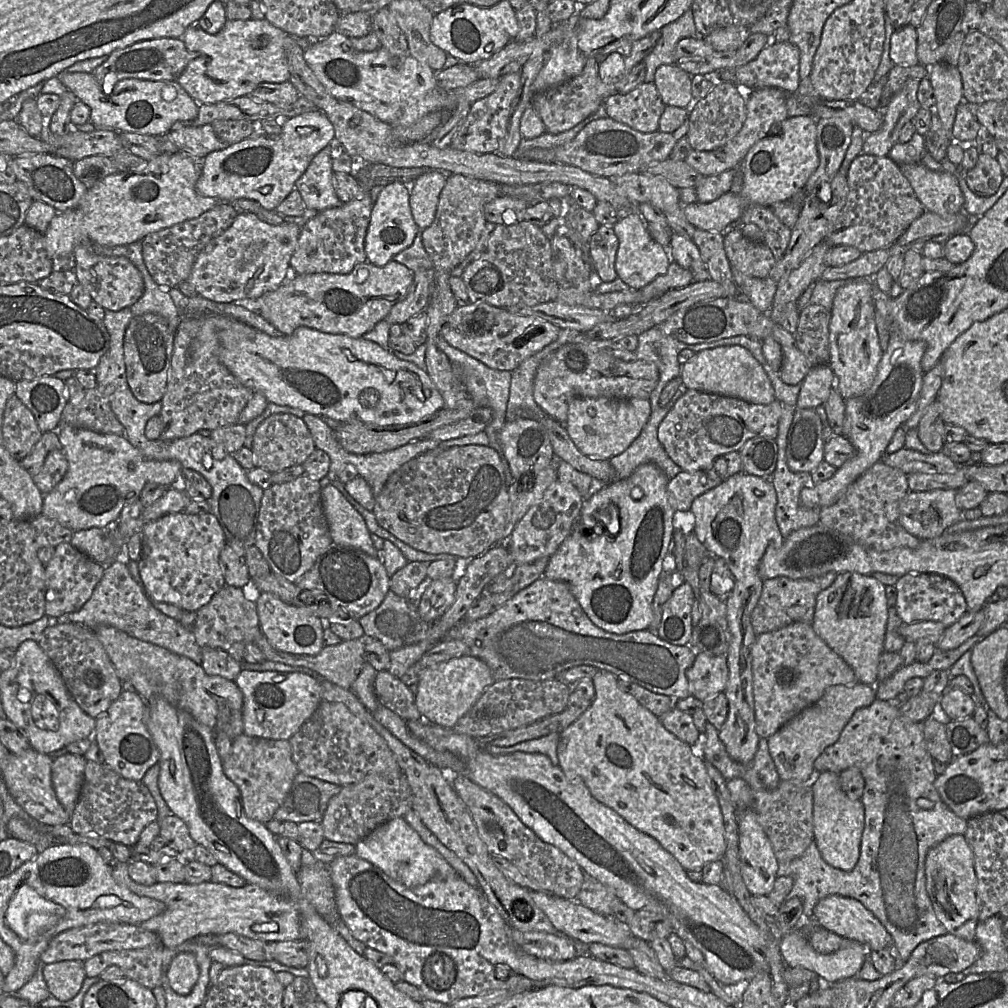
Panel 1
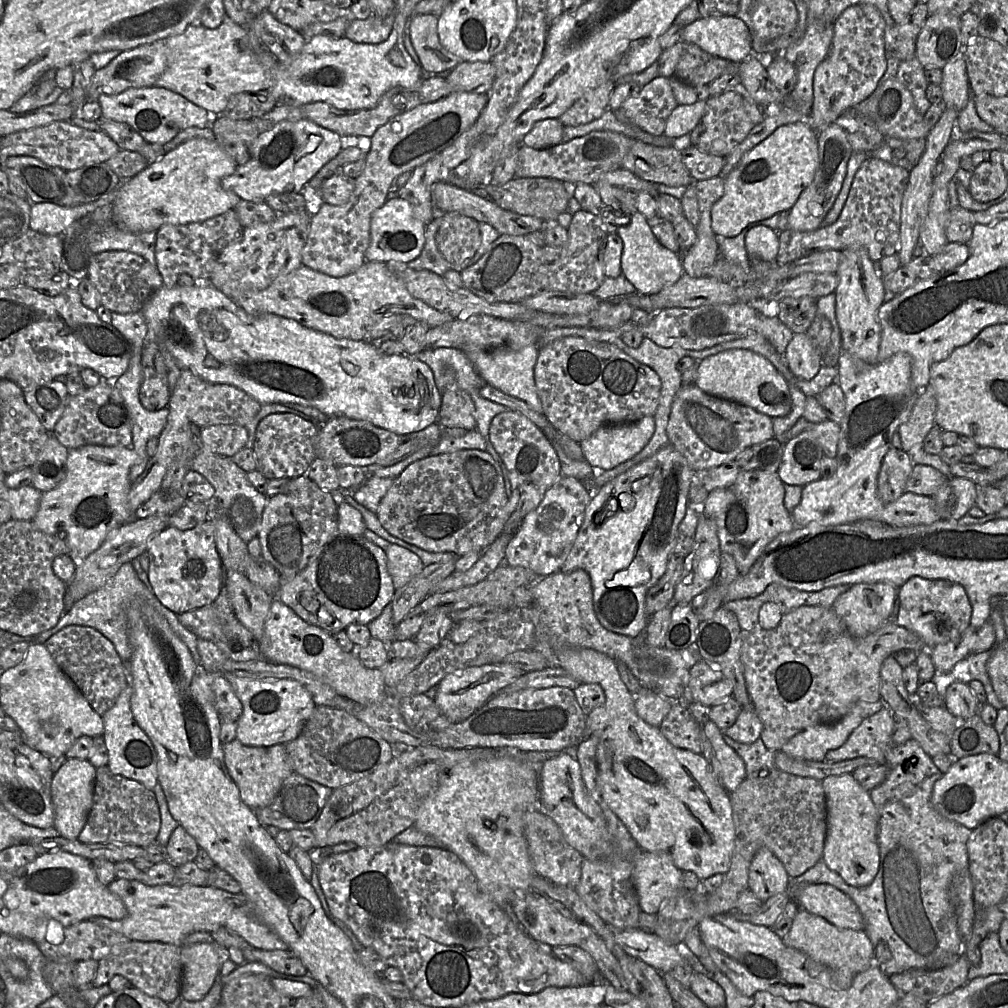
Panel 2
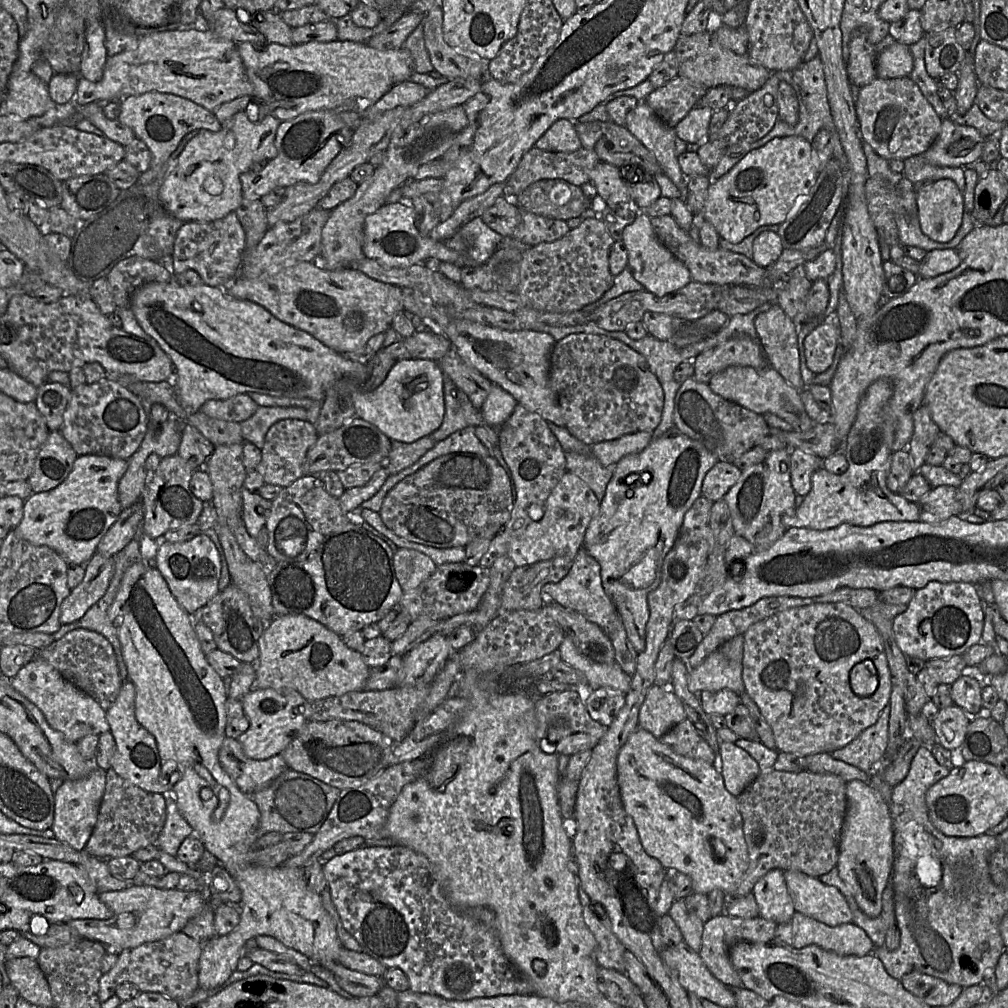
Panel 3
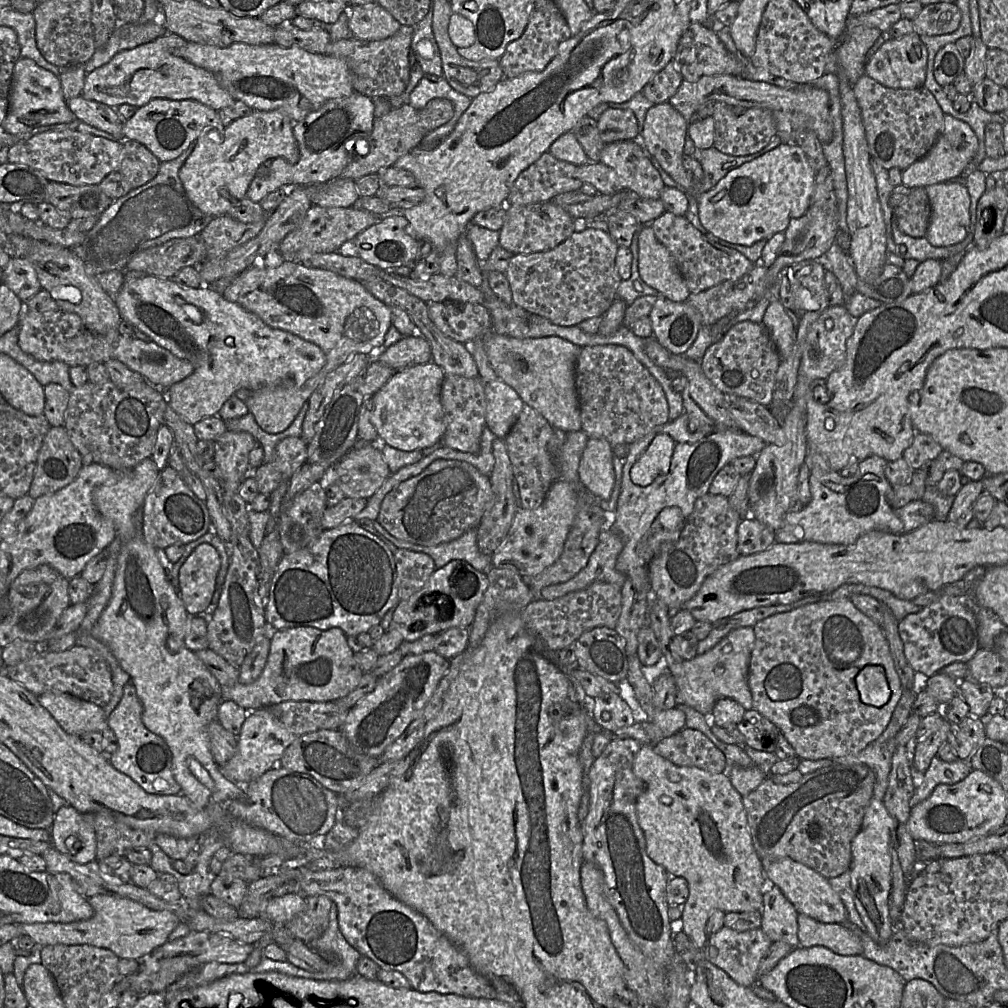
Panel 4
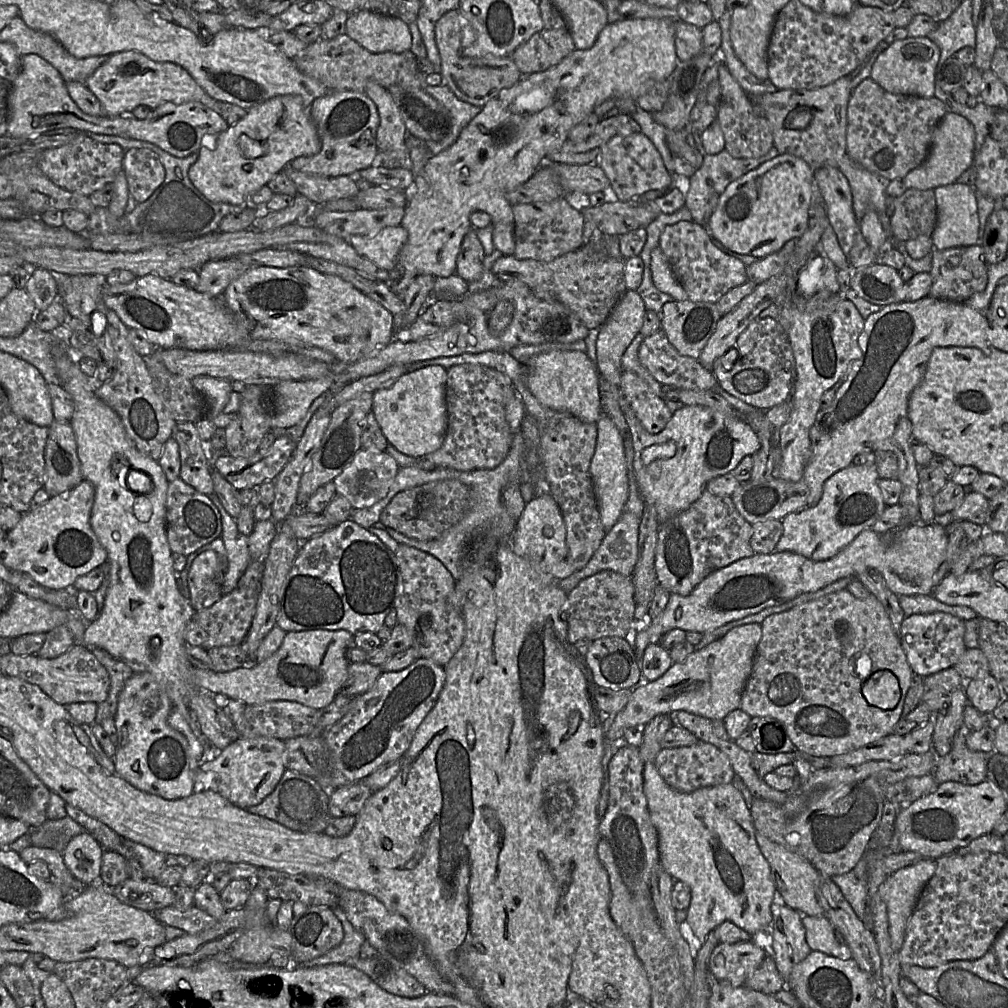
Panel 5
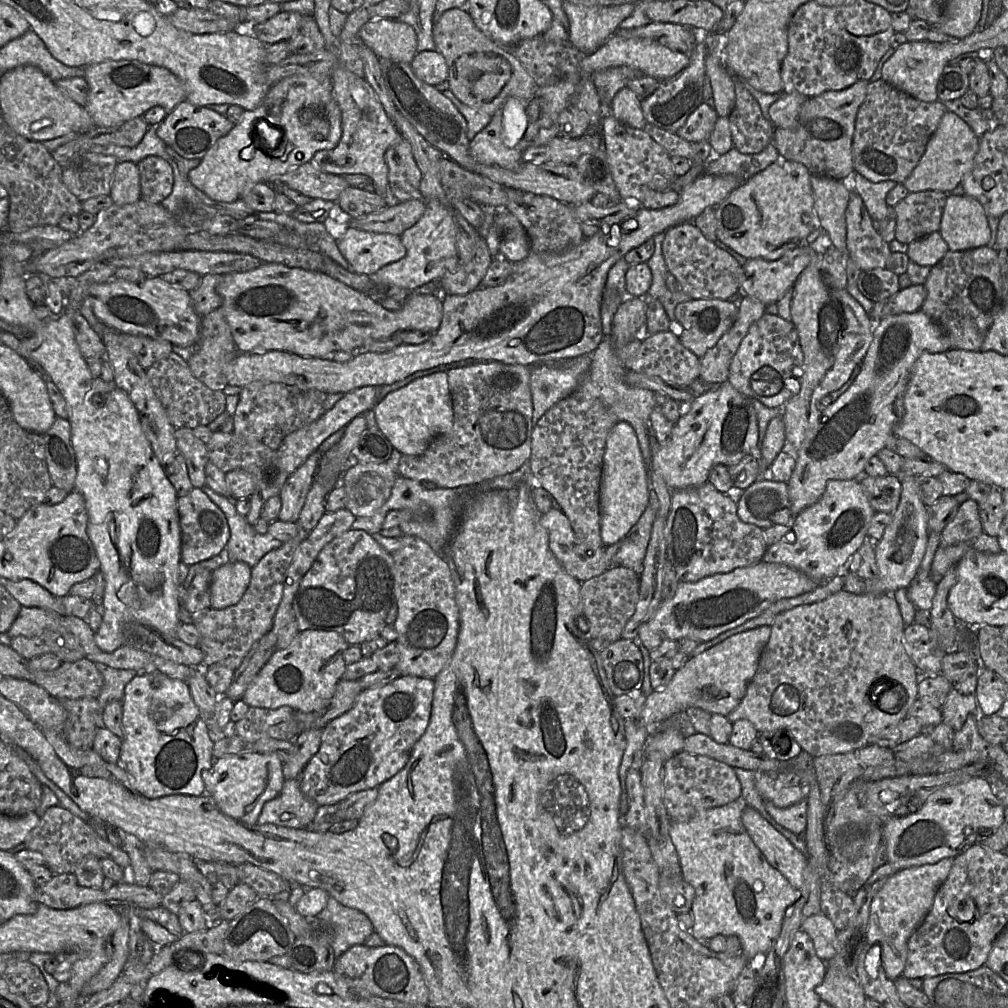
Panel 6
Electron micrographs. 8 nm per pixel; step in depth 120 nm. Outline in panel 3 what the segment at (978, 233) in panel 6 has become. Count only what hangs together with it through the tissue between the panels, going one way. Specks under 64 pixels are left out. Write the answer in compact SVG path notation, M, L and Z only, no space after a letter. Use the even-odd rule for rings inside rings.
M940 179L925 184L917 191L916 203L920 228L935 242L951 241L959 230L964 215L964 193L954 181Z

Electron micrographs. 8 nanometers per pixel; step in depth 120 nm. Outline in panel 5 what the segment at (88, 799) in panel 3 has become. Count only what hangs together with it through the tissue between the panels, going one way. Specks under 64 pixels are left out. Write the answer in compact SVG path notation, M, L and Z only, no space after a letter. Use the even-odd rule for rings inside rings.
M88 832L74 836L62 852L64 863L73 876L89 886L100 877L103 848Z

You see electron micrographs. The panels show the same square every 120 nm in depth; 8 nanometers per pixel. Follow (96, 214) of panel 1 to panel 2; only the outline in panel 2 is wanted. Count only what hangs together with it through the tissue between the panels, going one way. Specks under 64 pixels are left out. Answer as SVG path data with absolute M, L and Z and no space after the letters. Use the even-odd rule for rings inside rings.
M193 138L148 164L134 177L122 181L113 194L113 220L123 230L133 233L157 231L166 224L200 222L235 208L242 200L224 190L221 180L238 167L216 140Z

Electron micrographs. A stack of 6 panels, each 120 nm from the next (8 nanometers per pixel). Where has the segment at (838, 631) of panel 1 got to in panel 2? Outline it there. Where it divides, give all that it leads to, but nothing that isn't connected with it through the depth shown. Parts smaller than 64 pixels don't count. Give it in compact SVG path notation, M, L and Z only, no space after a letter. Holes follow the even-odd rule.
M890 583L854 584L835 600L831 608L852 636L863 638L892 620L897 595L898 587Z

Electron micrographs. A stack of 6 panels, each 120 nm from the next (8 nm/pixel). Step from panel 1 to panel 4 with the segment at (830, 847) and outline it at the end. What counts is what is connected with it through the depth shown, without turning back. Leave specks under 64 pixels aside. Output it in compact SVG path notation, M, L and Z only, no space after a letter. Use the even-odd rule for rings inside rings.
M873 797L865 811L861 829L851 844L852 860L849 872L854 903L867 927L867 933L879 945L885 945L894 931L889 915L892 828L893 819L883 802Z

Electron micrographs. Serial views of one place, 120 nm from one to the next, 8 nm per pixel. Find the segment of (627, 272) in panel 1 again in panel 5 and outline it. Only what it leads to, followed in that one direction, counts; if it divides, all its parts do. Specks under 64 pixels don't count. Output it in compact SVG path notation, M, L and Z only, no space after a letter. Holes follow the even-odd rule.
M660 246L651 252L650 269L653 283L659 291L669 294L677 301L688 300L685 290L677 280Z

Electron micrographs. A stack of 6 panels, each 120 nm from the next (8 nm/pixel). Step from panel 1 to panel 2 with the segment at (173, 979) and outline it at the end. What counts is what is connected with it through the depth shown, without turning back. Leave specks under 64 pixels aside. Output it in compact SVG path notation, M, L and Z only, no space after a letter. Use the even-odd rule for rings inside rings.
M215 942L183 946L180 997L187 1001L203 999L214 985L222 963L228 959L228 948Z

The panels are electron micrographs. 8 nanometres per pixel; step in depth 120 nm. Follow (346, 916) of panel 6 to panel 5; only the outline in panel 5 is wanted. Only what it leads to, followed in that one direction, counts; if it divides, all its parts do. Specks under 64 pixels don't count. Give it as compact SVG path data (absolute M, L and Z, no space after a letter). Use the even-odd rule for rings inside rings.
M334 907L332 910L343 927L344 936L341 943L326 954L310 961L303 963L293 962L291 968L299 966L315 967L328 964L348 964L359 956L361 946L366 941L364 934L354 928L341 908Z

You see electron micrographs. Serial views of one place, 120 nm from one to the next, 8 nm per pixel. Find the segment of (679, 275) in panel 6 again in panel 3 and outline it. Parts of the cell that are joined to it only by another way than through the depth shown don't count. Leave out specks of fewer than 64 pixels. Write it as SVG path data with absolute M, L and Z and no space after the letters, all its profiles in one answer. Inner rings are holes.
M671 214L653 217L651 224L664 246L688 268L692 281L703 284L746 286L762 286L765 283L766 268L757 265L743 254L720 247L715 250L704 247L699 241L693 240L688 231L680 228Z

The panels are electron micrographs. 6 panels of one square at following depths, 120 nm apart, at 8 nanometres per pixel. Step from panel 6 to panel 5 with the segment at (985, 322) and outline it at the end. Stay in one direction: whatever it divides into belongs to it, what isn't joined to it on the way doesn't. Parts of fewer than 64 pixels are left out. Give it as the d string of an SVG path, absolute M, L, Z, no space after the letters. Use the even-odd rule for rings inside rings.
M979 244L934 250L930 271L932 285L929 296L939 300L963 302L985 289L988 280L987 272L988 264L984 259L984 251Z

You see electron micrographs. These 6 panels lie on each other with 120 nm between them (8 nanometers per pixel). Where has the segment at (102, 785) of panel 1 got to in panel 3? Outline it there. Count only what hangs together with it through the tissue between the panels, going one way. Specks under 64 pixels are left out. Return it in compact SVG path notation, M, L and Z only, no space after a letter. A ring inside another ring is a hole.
M112 768L105 771L106 784L101 800L97 821L93 832L85 846L86 852L98 859L133 855L138 849L155 844L166 818L165 799L162 794L146 791L129 780L119 776Z

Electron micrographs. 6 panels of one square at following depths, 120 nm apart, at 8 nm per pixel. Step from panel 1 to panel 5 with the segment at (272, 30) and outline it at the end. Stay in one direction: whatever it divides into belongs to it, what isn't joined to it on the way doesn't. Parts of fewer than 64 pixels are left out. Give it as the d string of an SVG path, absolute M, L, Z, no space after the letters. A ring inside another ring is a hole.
M135 50L112 54L84 83L100 101L104 115L109 117L131 113L139 105L155 109L167 102L181 104L189 101L201 102L219 113L223 103L209 96L182 66L152 60Z

